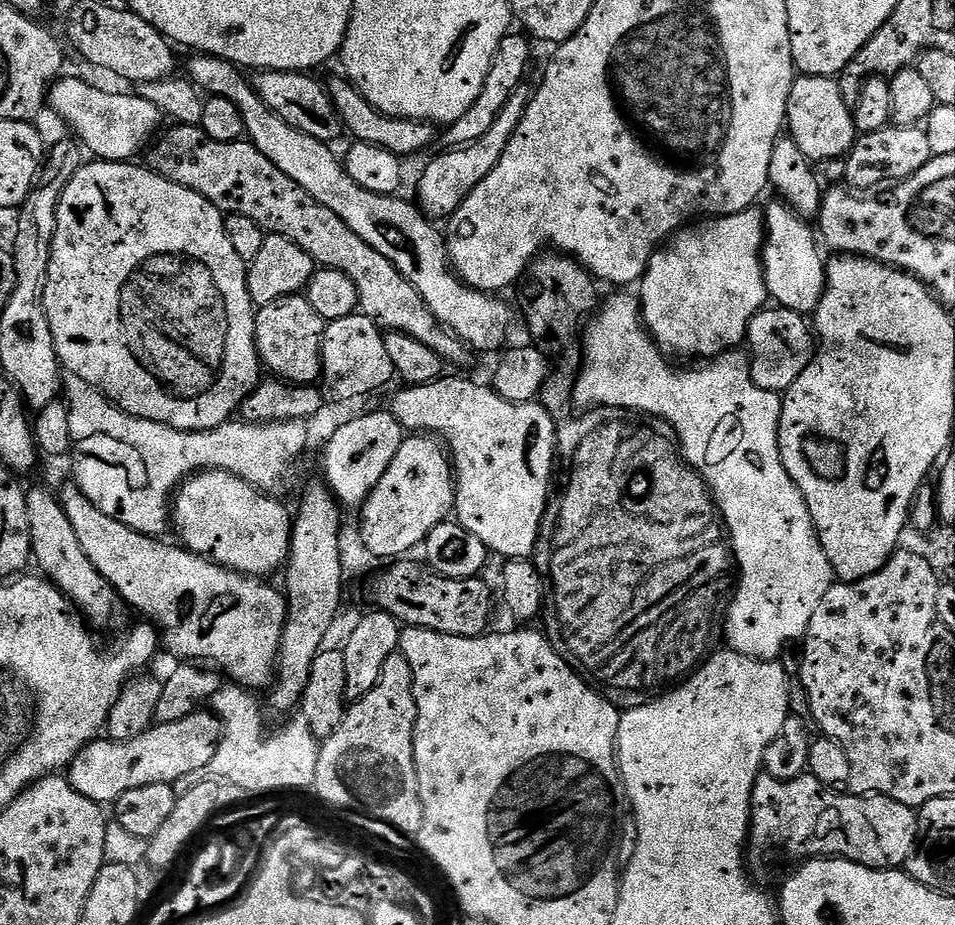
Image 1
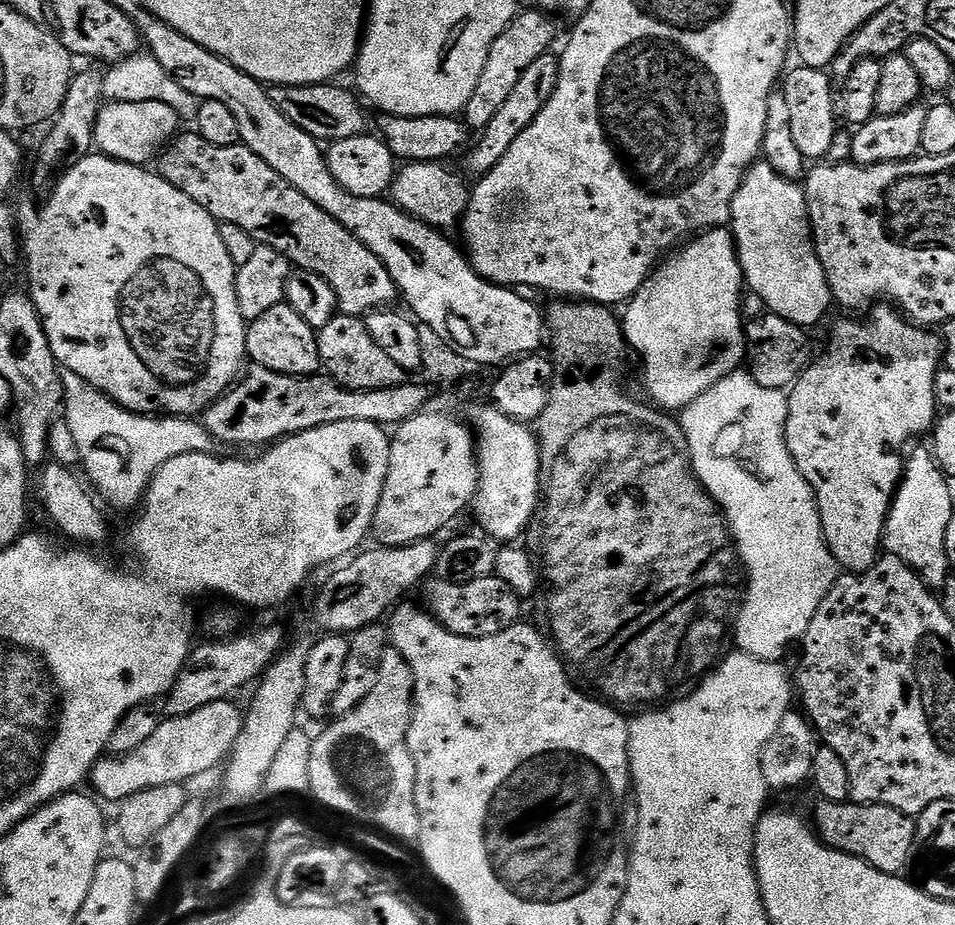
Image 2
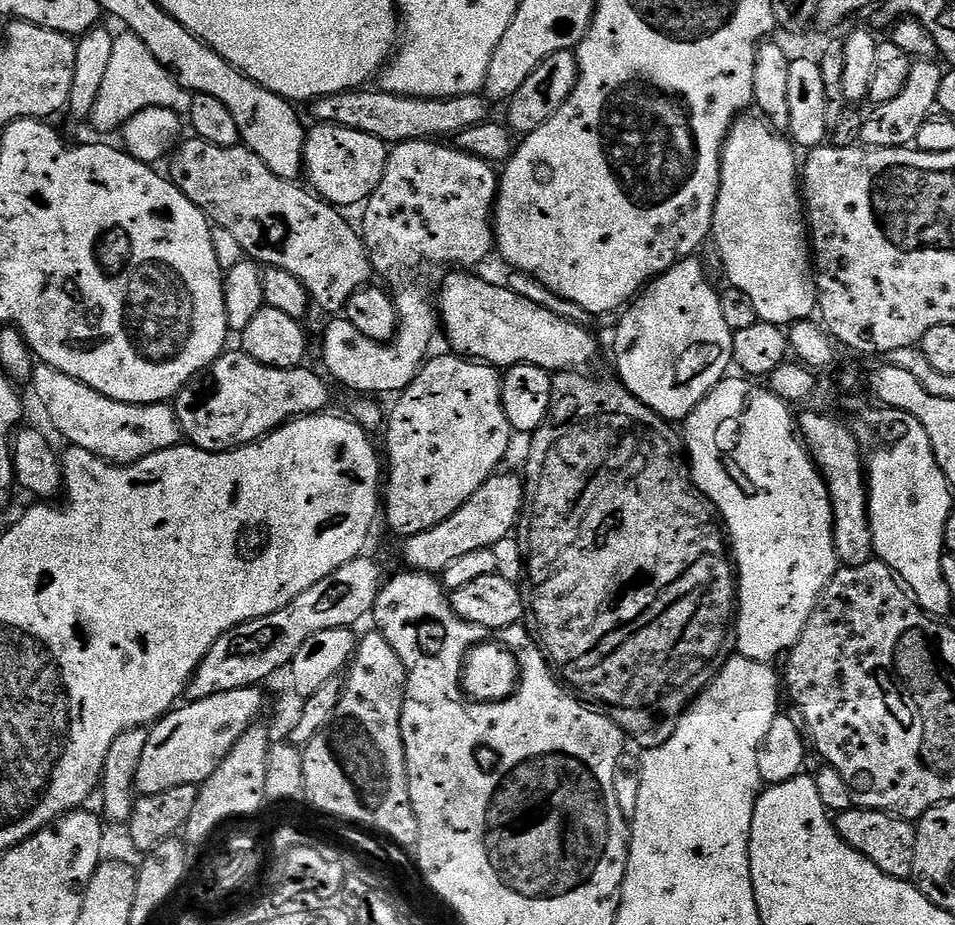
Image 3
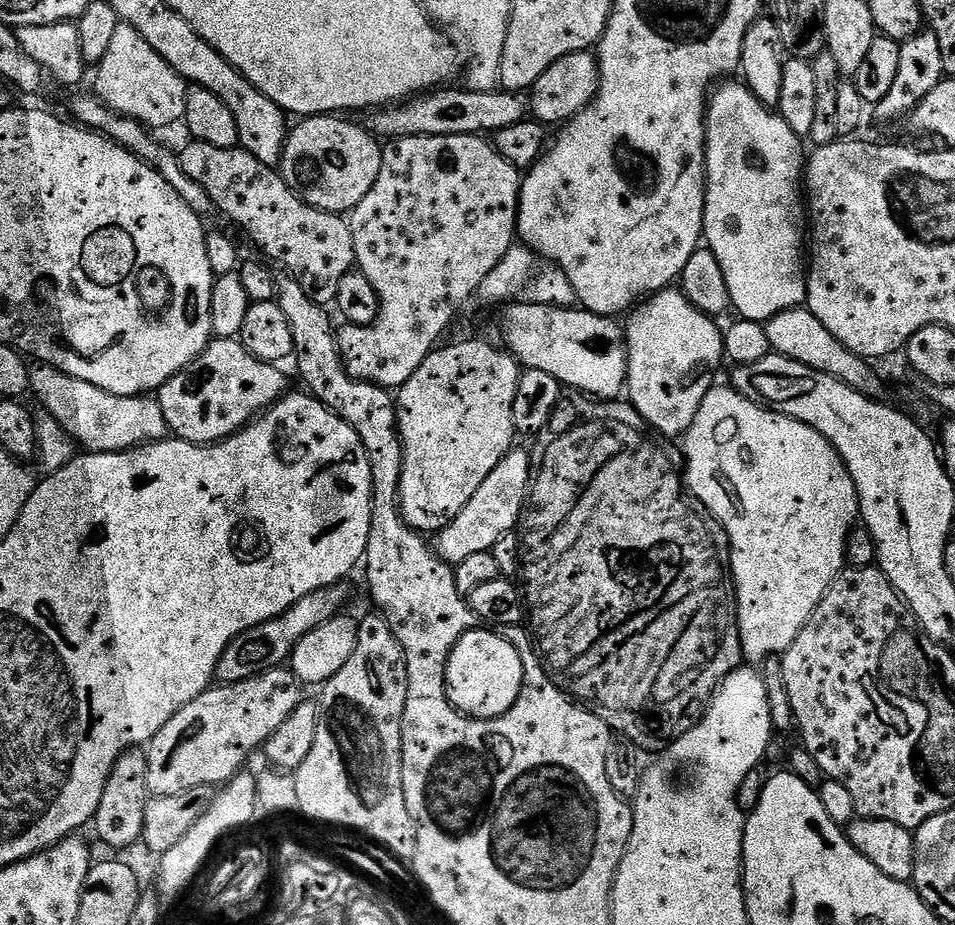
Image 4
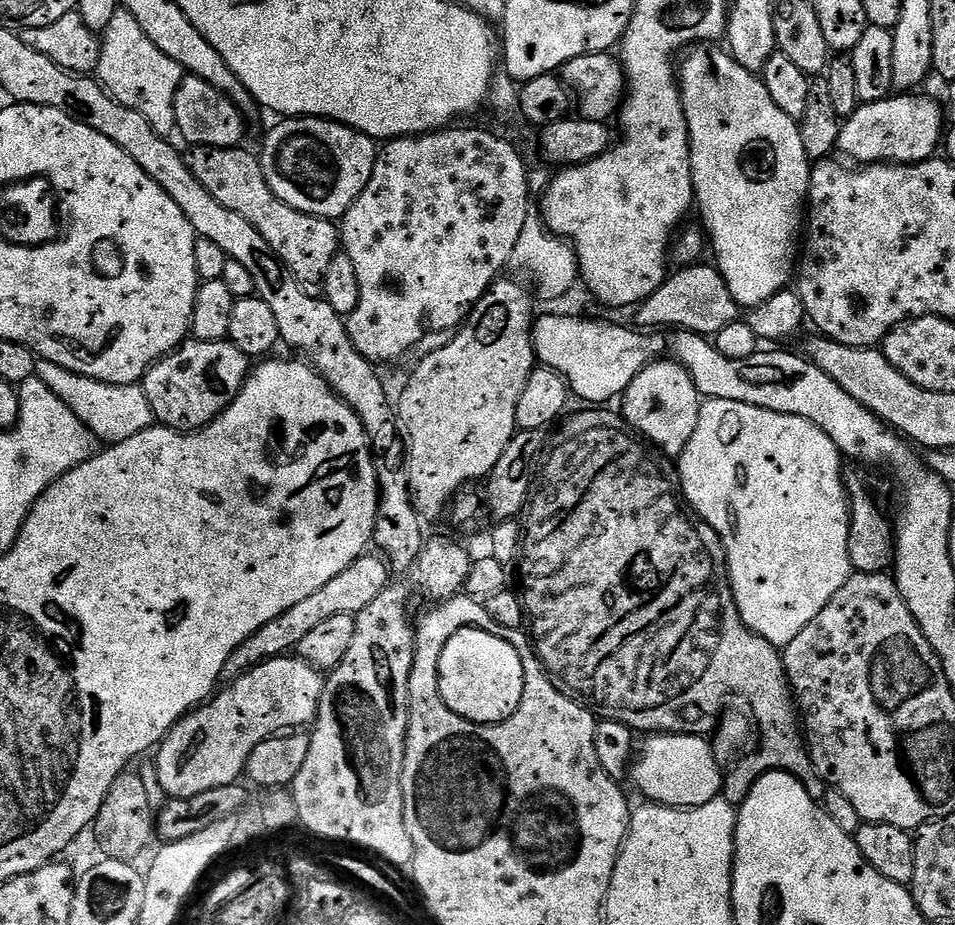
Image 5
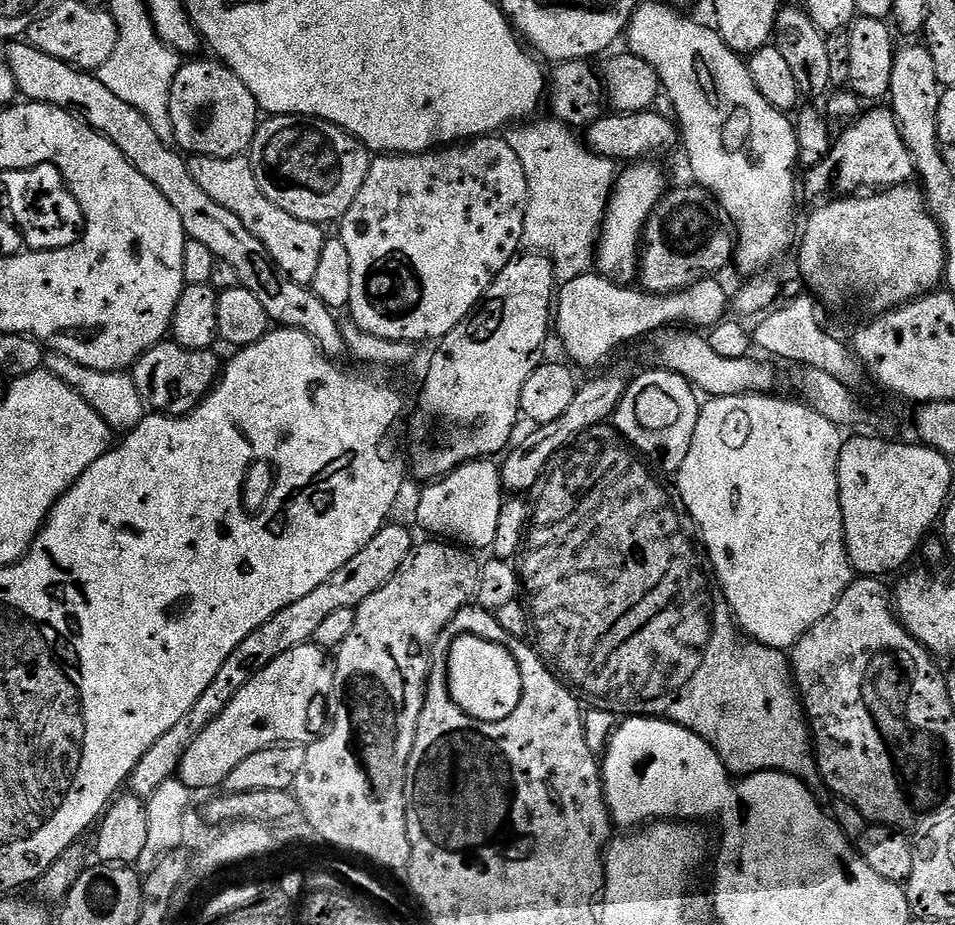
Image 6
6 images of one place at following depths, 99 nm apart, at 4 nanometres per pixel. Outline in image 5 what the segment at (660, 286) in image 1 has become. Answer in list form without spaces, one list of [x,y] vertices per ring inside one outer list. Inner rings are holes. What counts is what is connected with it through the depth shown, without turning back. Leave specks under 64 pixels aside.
[[[675,362],[664,363],[648,365],[631,388],[625,390],[622,397],[622,415],[633,429],[638,430],[641,437],[646,438],[649,445],[655,446],[661,453],[679,454],[686,450],[694,434],[698,415],[698,393],[684,367]]]

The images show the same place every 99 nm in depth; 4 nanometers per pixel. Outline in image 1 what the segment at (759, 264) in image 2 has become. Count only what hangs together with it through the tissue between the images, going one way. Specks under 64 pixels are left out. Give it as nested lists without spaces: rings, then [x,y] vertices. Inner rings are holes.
[[[775,202],[768,208],[768,216],[763,217],[766,235],[762,240],[762,267],[764,269],[764,281],[768,287],[768,295],[779,307],[789,308],[791,312],[801,314],[815,313],[818,302],[824,293],[824,274],[826,271],[825,257],[820,257],[816,249],[817,237],[808,229],[809,221],[801,218],[783,202]]]

